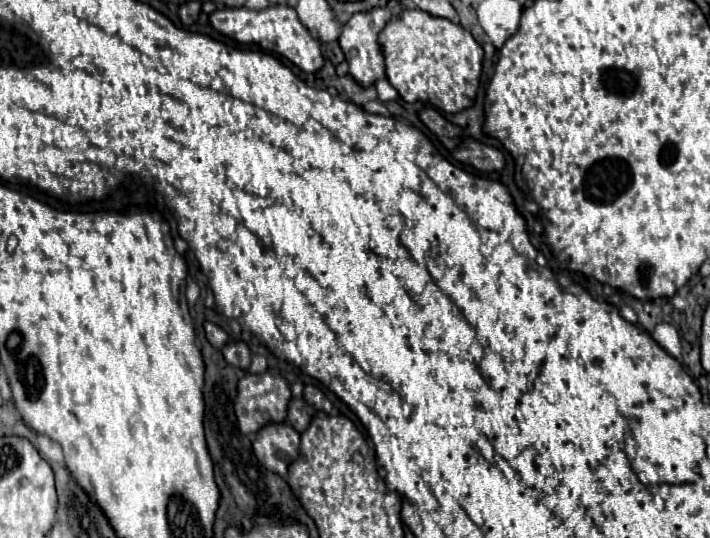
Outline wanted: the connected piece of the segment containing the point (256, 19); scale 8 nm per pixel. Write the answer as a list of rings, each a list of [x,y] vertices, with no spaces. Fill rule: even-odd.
[[[279,4],[259,12],[249,8],[223,8],[215,10],[209,16],[209,22],[217,32],[229,36],[231,40],[237,40],[241,44],[257,44],[261,50],[279,54],[305,72],[317,72],[323,66],[321,44],[305,30],[305,26],[297,18],[297,12],[291,6]]]

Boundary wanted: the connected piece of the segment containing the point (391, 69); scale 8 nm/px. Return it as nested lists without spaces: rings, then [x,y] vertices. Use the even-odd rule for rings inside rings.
[[[405,10],[393,16],[379,34],[385,56],[385,74],[405,102],[423,102],[455,114],[469,108],[479,88],[483,48],[473,36],[447,18],[433,18],[423,10]]]

